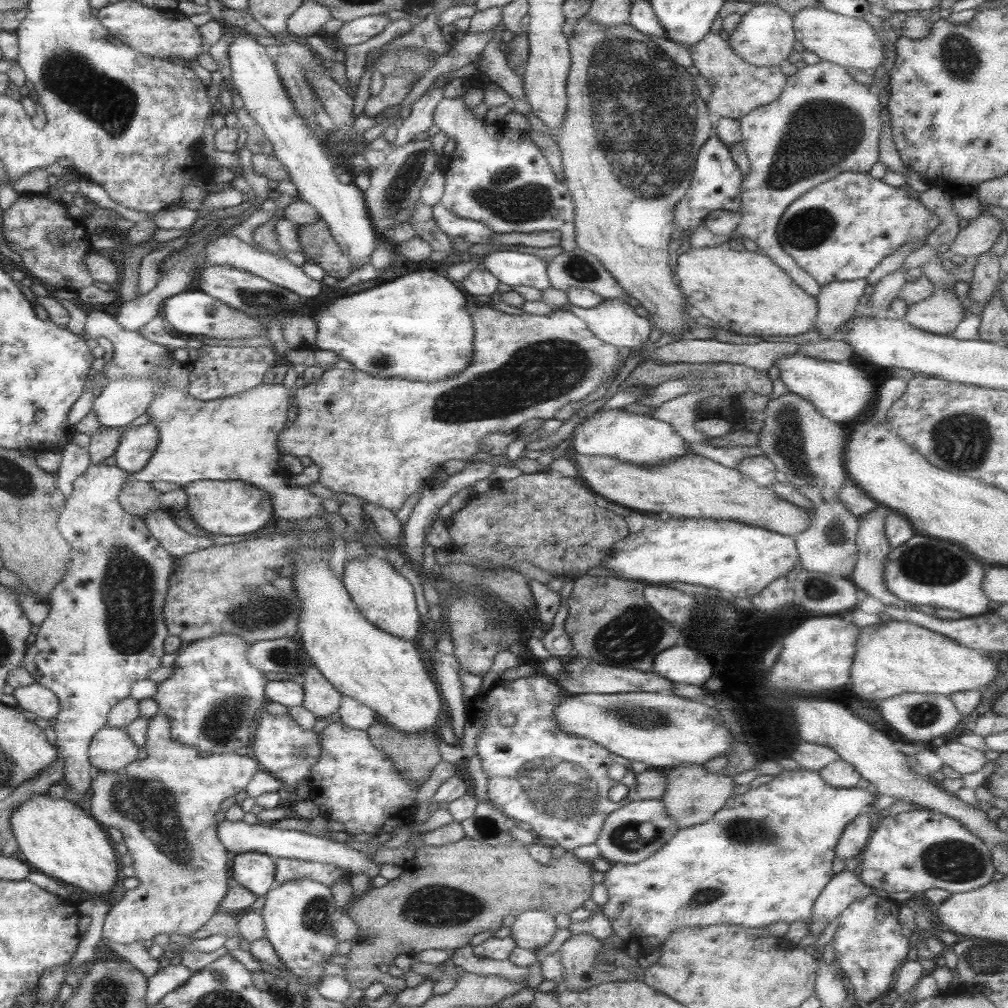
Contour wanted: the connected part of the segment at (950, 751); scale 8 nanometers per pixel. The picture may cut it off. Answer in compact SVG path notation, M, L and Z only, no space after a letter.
M959 742L943 743L933 754L942 766L947 766L959 774L977 772L989 759L987 753L979 752L959 744Z

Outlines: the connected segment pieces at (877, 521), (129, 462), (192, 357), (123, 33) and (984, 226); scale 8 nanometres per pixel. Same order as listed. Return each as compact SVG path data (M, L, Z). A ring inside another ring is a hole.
M877 505L877 510L873 508L873 512L863 514L858 518L859 528L854 538L856 546L856 563L852 568L852 574L849 580L859 590L861 596L869 596L876 598L885 606L897 606L901 601L895 599L887 589L883 580L884 562L886 554L890 551L888 540L884 534L884 519L890 511L883 505Z
M145 423L127 428L121 433L111 457L113 465L123 472L139 472L153 455L157 442L158 430L153 424Z
M209 346L189 350L189 358L183 364L188 370L186 393L195 399L209 401L228 397L261 383L266 368L278 363L276 351L266 346Z
M120 1L99 9L95 17L113 39L137 51L139 55L185 61L195 60L200 55L201 36L197 32L197 26L191 24L188 18L177 10L159 11L149 9L136 1Z
M989 213L977 215L960 227L948 250L956 260L979 256L991 249L1001 229L1002 222Z

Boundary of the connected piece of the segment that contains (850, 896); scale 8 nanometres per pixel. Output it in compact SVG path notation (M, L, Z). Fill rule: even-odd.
M842 870L831 877L831 880L825 884L821 889L821 892L817 895L817 898L813 901L810 920L823 920L831 921L837 917L838 914L847 908L851 902L858 898L871 894L872 888L865 886L856 875L856 870L847 871Z

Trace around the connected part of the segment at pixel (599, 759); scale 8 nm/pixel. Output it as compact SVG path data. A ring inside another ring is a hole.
M541 672L515 680L499 680L490 691L473 697L466 708L466 721L483 725L483 730L475 740L474 755L479 758L482 771L485 772L488 802L508 819L529 824L533 835L555 840L559 848L572 852L578 846L593 844L606 816L636 799L636 774L631 771L630 761L615 756L590 740L559 732L554 712L566 695L552 678ZM505 712L511 712L515 717L515 723L510 728L499 723L499 717Z

